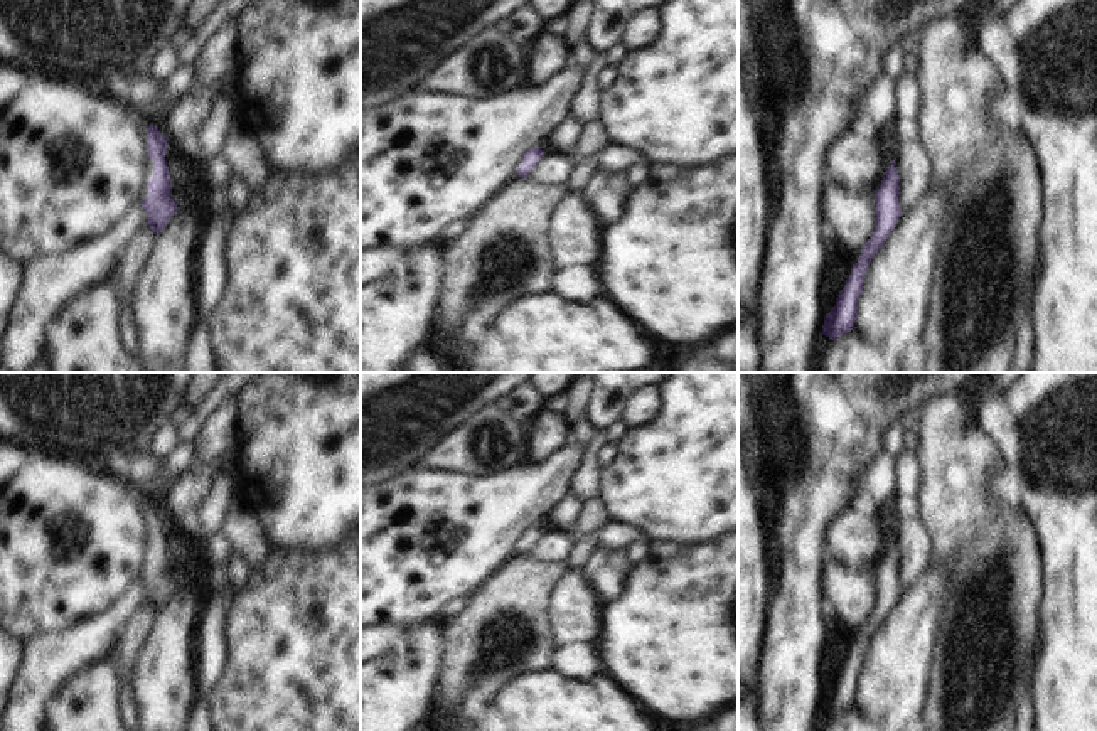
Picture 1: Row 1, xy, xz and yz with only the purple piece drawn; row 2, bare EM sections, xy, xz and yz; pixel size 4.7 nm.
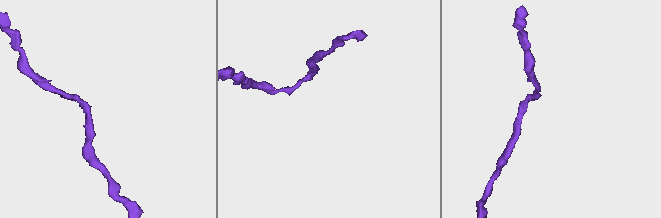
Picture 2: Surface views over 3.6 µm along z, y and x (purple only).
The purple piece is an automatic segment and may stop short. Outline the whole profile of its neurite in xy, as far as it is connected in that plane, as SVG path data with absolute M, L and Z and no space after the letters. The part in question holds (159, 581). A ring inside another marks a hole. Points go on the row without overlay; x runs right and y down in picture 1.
M152 502L147 505L147 534L153 537L153 554L147 559L147 574L142 576L142 584L147 588L147 600L153 611L158 613L170 595L177 588L172 578L172 558L167 539L167 514Z

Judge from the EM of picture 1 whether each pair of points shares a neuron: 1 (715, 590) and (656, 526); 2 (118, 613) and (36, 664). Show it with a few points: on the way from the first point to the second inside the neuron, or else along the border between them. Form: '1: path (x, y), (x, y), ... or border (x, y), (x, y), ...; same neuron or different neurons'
1: border (710, 541), (696, 544), (651, 543); different neurons
2: path (98, 634), (91, 640), (56, 657); same neuron

